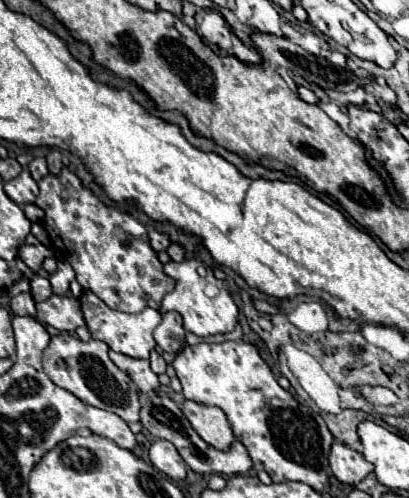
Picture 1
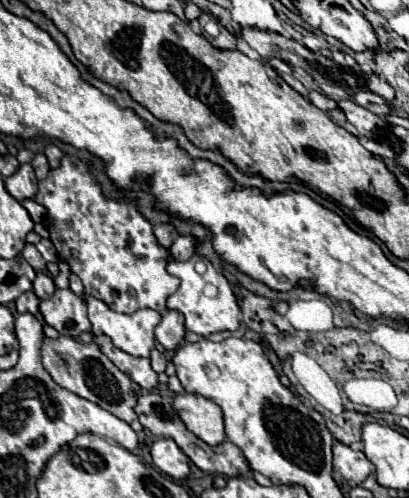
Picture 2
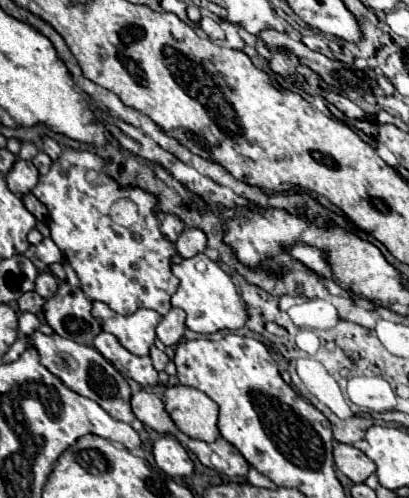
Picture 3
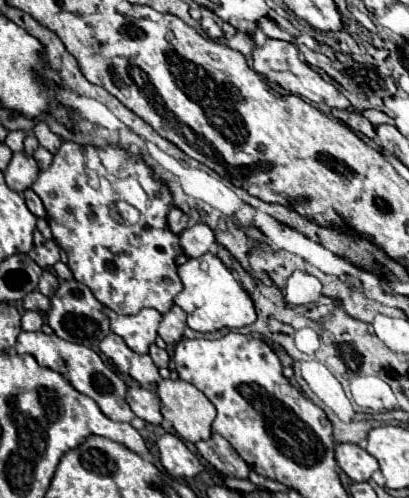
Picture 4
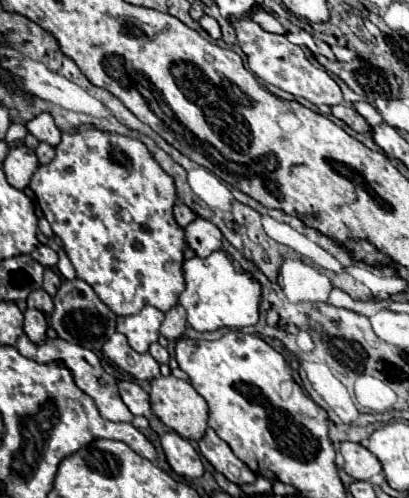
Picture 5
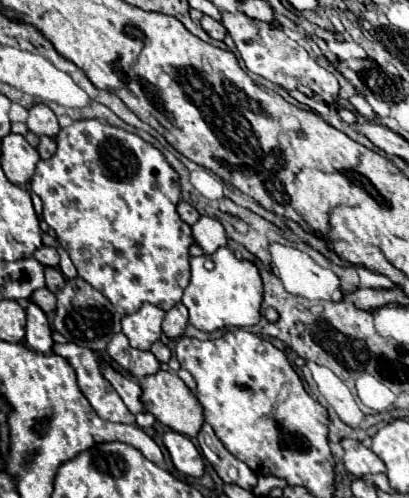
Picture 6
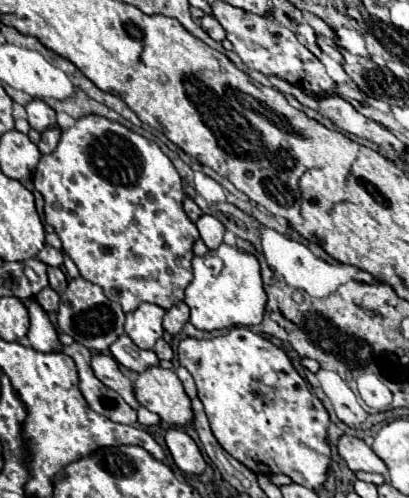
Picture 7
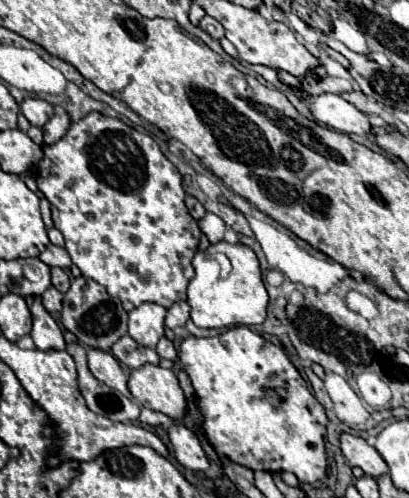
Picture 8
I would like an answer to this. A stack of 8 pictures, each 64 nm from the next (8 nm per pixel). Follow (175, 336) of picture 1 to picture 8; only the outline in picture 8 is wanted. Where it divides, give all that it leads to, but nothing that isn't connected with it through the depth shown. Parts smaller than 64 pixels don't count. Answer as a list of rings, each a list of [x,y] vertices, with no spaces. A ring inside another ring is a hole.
[[[176,302],[176,304],[172,304],[168,308],[164,324],[174,330],[178,326],[184,326],[188,322],[188,318],[190,318],[190,306],[188,306],[188,302]]]

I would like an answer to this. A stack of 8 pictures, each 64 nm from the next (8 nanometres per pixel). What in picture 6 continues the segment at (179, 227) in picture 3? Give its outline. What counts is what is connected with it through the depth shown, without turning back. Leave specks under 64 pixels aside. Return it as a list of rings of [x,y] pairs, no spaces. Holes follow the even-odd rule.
[[[180,202],[180,204],[178,204],[178,216],[180,216],[180,220],[184,220],[184,222],[190,224],[190,226],[200,218],[198,210],[196,210],[194,206],[186,204],[186,202]]]

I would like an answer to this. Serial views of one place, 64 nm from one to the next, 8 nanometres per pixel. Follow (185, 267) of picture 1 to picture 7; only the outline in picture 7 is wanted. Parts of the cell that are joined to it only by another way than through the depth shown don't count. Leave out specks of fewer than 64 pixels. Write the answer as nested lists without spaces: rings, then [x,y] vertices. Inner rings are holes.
[[[220,244],[212,256],[224,262],[224,268],[216,276],[194,276],[186,288],[184,302],[190,308],[190,322],[198,330],[222,330],[230,326],[254,326],[264,318],[266,292],[260,278],[260,264],[252,254],[238,252],[228,244]]]

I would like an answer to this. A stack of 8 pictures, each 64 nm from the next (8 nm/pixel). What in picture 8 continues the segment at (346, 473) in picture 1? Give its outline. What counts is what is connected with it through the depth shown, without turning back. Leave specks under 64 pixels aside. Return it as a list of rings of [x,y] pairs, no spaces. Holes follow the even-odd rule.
[[[342,434],[340,436],[340,450],[350,466],[362,468],[368,476],[382,476],[388,474],[388,464],[382,460],[382,456],[372,448],[364,438]]]

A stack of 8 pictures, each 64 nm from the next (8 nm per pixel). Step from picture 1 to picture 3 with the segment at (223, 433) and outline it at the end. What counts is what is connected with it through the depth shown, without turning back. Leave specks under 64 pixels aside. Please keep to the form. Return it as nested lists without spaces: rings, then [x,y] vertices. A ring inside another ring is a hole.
[[[166,386],[166,410],[176,426],[190,438],[214,442],[218,432],[218,404],[196,388]]]

